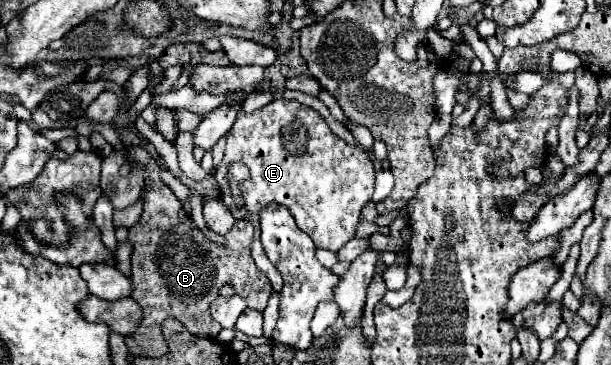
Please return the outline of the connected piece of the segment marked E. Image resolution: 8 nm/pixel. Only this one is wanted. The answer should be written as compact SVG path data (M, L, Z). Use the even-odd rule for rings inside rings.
M286 98L272 100L252 114L246 114L244 110L238 114L232 130L228 132L224 158L216 166L214 176L220 184L220 202L236 220L250 220L254 224L250 254L276 292L282 290L282 276L268 256L264 256L264 248L260 244L260 210L272 202L286 206L298 228L314 240L316 248L336 252L354 238L360 210L374 192L374 166L366 150L332 134L322 116L312 108ZM236 160L250 168L250 178L240 184L246 210L238 210L234 206L226 178L228 164Z

